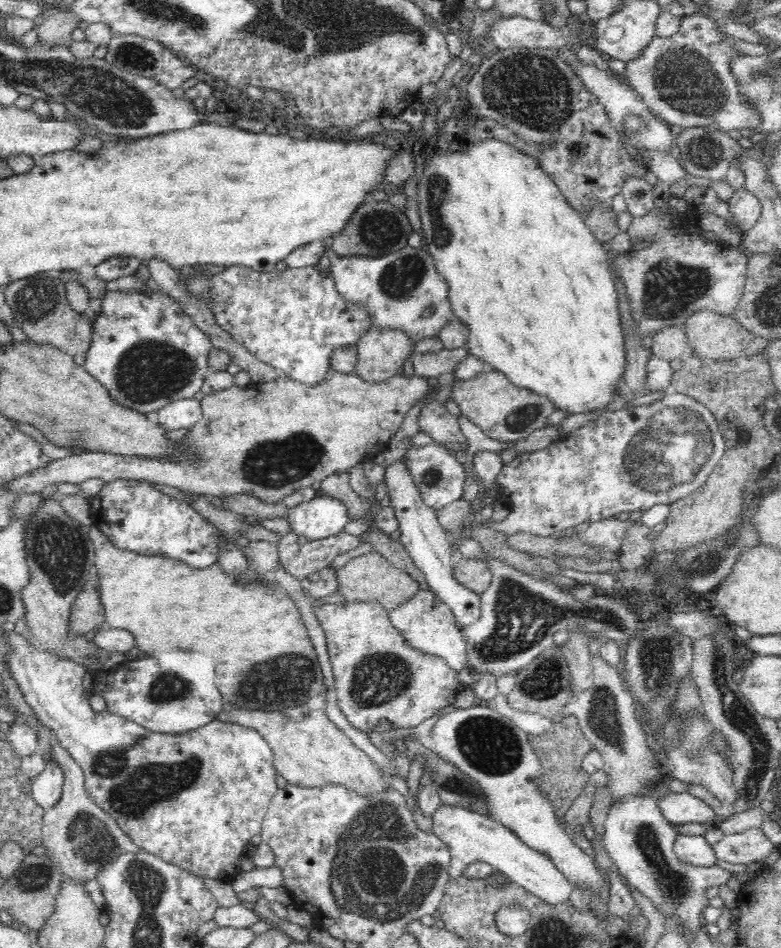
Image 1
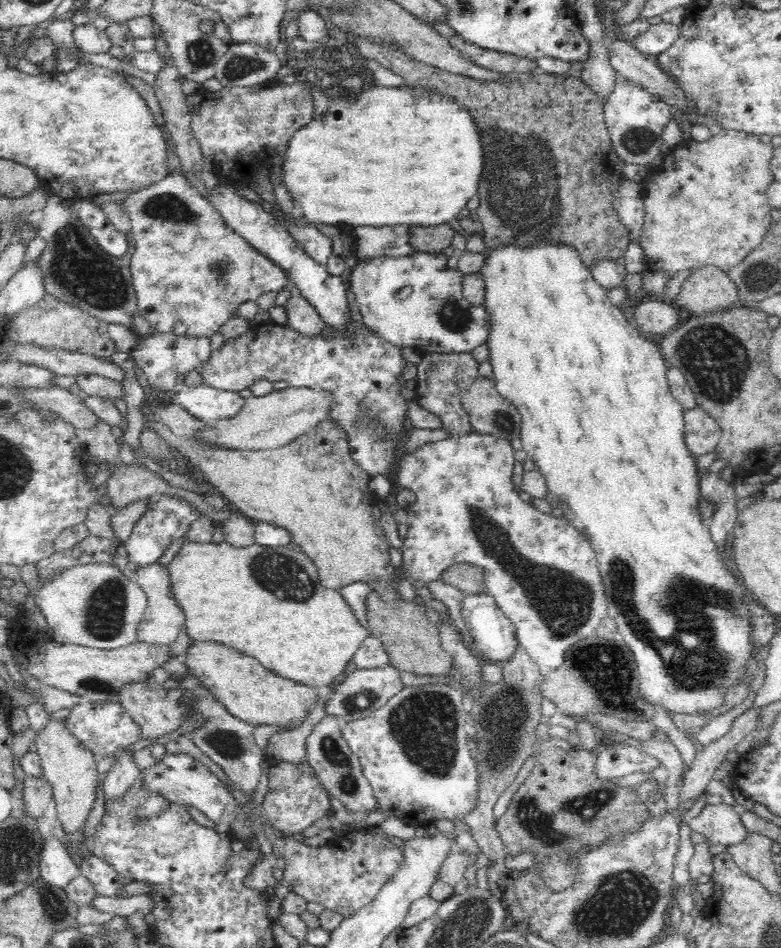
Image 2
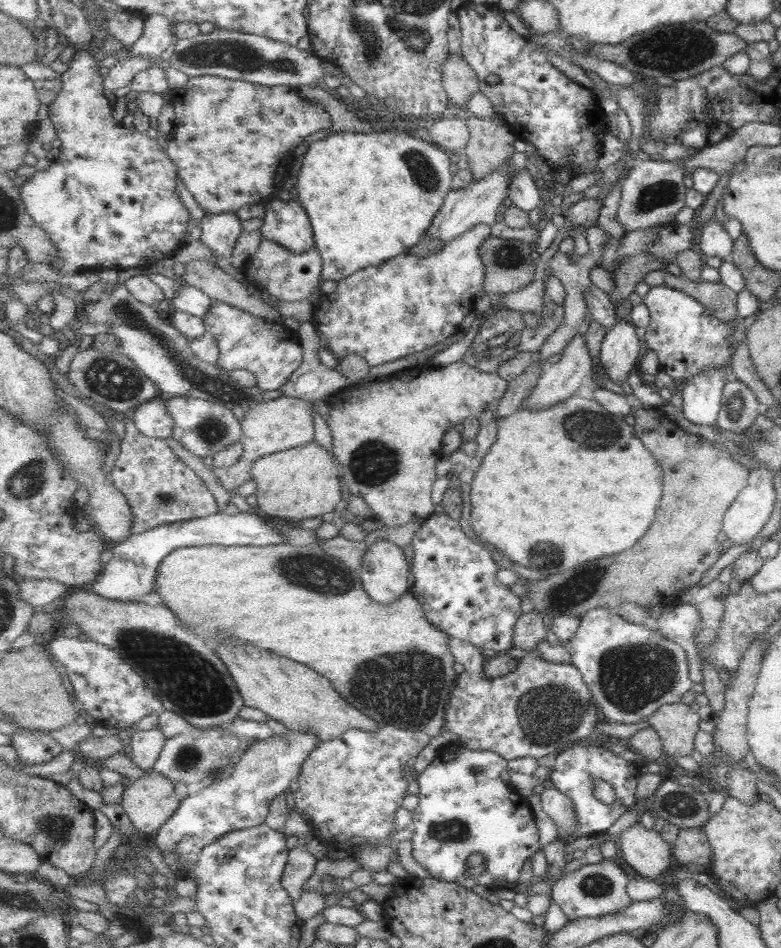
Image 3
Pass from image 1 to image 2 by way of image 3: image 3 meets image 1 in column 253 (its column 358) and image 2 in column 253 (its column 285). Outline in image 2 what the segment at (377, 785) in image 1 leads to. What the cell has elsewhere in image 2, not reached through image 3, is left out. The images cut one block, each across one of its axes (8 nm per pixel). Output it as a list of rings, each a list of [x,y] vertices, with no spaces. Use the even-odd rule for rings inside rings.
[[[194,640],[186,650],[186,666],[190,675],[212,694],[236,718],[252,726],[302,722],[320,693],[317,687],[281,678],[272,673],[253,656],[230,648],[217,640]]]

